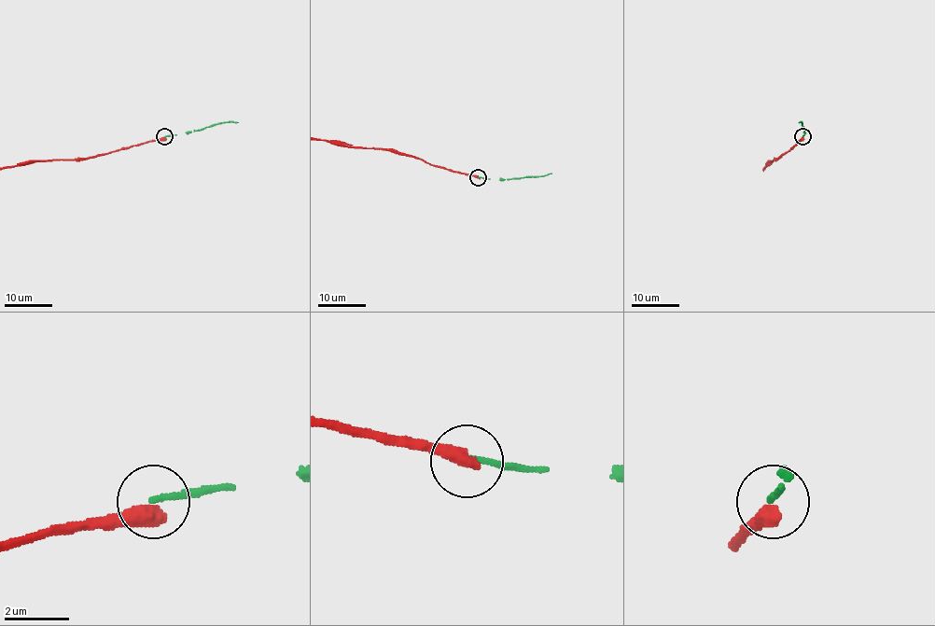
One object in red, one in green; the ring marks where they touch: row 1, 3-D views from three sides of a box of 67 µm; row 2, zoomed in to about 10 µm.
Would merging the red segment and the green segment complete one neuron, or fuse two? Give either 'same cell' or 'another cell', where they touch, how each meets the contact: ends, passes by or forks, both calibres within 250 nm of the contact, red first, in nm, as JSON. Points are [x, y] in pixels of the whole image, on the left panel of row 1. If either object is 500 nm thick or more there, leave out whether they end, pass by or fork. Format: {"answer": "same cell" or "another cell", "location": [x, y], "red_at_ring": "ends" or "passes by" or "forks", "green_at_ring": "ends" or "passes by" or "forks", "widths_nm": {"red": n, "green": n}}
{"answer": "another cell", "location": [164, 136], "red_at_ring": "ends", "green_at_ring": "ends", "widths_nm": {"red": 480, "green": 190}}

